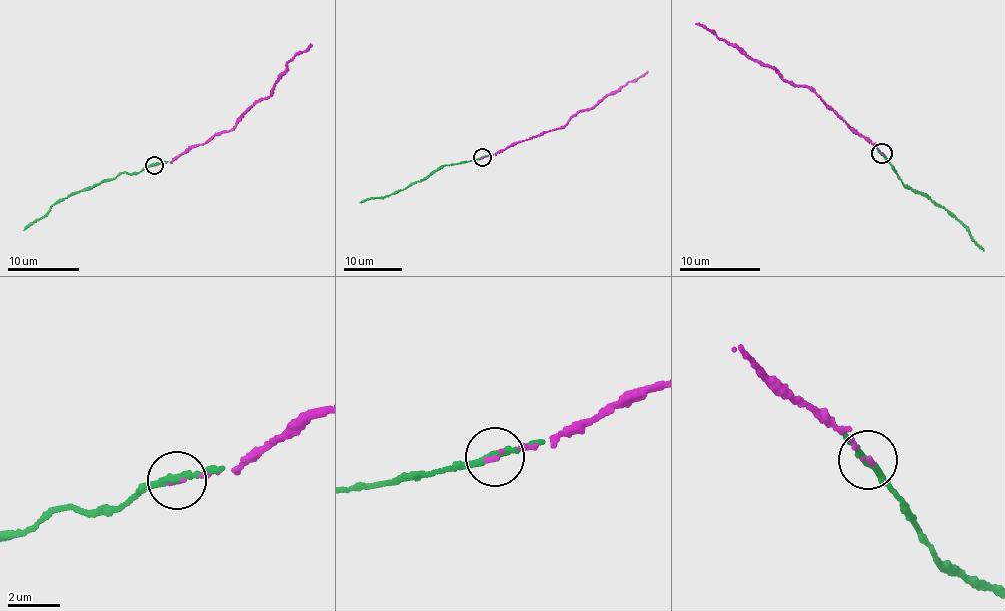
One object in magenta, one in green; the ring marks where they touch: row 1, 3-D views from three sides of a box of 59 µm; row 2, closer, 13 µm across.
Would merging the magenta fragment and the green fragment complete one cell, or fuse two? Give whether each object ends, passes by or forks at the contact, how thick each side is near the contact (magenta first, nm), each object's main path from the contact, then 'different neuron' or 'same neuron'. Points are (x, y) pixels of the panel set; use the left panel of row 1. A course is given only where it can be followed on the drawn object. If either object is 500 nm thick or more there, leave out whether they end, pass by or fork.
magenta ends; green passes by; calibres 180 and 260 nm; course magenta (155, 165), (177, 159), (214, 135), (235, 129), (253, 103), (272, 93), (295, 54), (311, 45); course green (154, 164), (67, 195), (51, 204), (45, 216), (23, 229); same neuron

